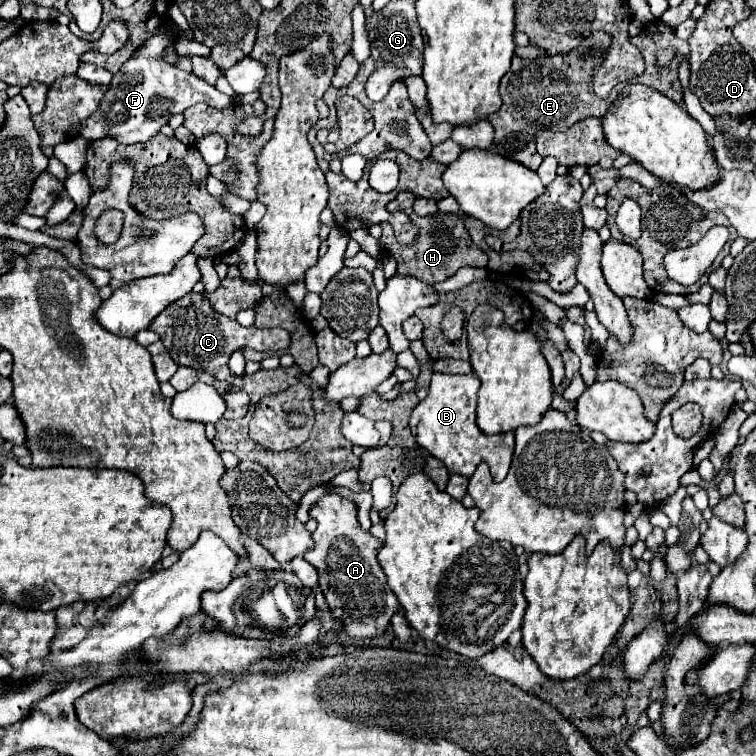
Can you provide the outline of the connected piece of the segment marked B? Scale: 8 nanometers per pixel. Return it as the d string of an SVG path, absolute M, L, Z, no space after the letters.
M433 373L429 395L413 409L409 427L413 429L415 441L419 447L427 449L435 459L443 461L451 475L471 477L479 463L487 463L491 477L495 481L503 481L515 449L513 433L497 433L485 435L475 423L475 405L477 405L479 379L475 373L469 375L445 375Z

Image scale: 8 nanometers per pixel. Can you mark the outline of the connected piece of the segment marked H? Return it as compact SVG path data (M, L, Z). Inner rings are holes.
M399 193L393 201L387 203L387 211L405 211L411 221L419 227L421 235L413 245L399 245L395 235L393 235L393 227L391 223L381 223L383 227L383 237L379 239L383 251L387 255L393 255L397 259L397 273L401 275L413 275L423 283L437 283L437 281L445 281L449 277L453 277L461 267L487 267L487 253L481 251L477 245L473 245L473 241L469 239L469 233L465 231L465 225L461 223L461 217L457 215L445 215L445 213L437 213L433 217L419 217L413 211L413 201L417 197L413 193Z

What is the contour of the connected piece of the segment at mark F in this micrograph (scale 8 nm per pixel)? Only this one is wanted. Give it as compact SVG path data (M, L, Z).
M171 23L169 31L171 35L165 35L165 33L153 35L149 43L145 43L145 47L141 47L141 51L133 55L133 59L129 59L129 63L125 63L125 67L121 67L121 71L113 75L113 81L109 91L105 93L105 99L101 99L97 111L83 123L83 127L77 127L77 137L83 137L87 143L93 143L103 137L113 137L119 143L131 145L131 143L151 139L153 135L159 133L163 125L169 123L171 115L183 113L187 107L199 101L209 103L211 107L217 107L217 109L229 107L233 103L229 95L219 93L213 85L205 83L197 75L185 73L161 59L163 49L171 41L171 37L179 33L179 27Z

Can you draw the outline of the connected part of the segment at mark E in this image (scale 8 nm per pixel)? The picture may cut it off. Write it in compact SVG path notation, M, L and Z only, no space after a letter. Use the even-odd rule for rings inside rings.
M575 53L545 59L515 57L511 69L501 79L503 105L487 117L495 129L493 143L497 145L507 133L513 131L523 131L527 135L535 135L543 129L567 131L573 123L585 117L603 117L613 99L597 99L597 95L593 95L593 69L593 59L585 59Z

